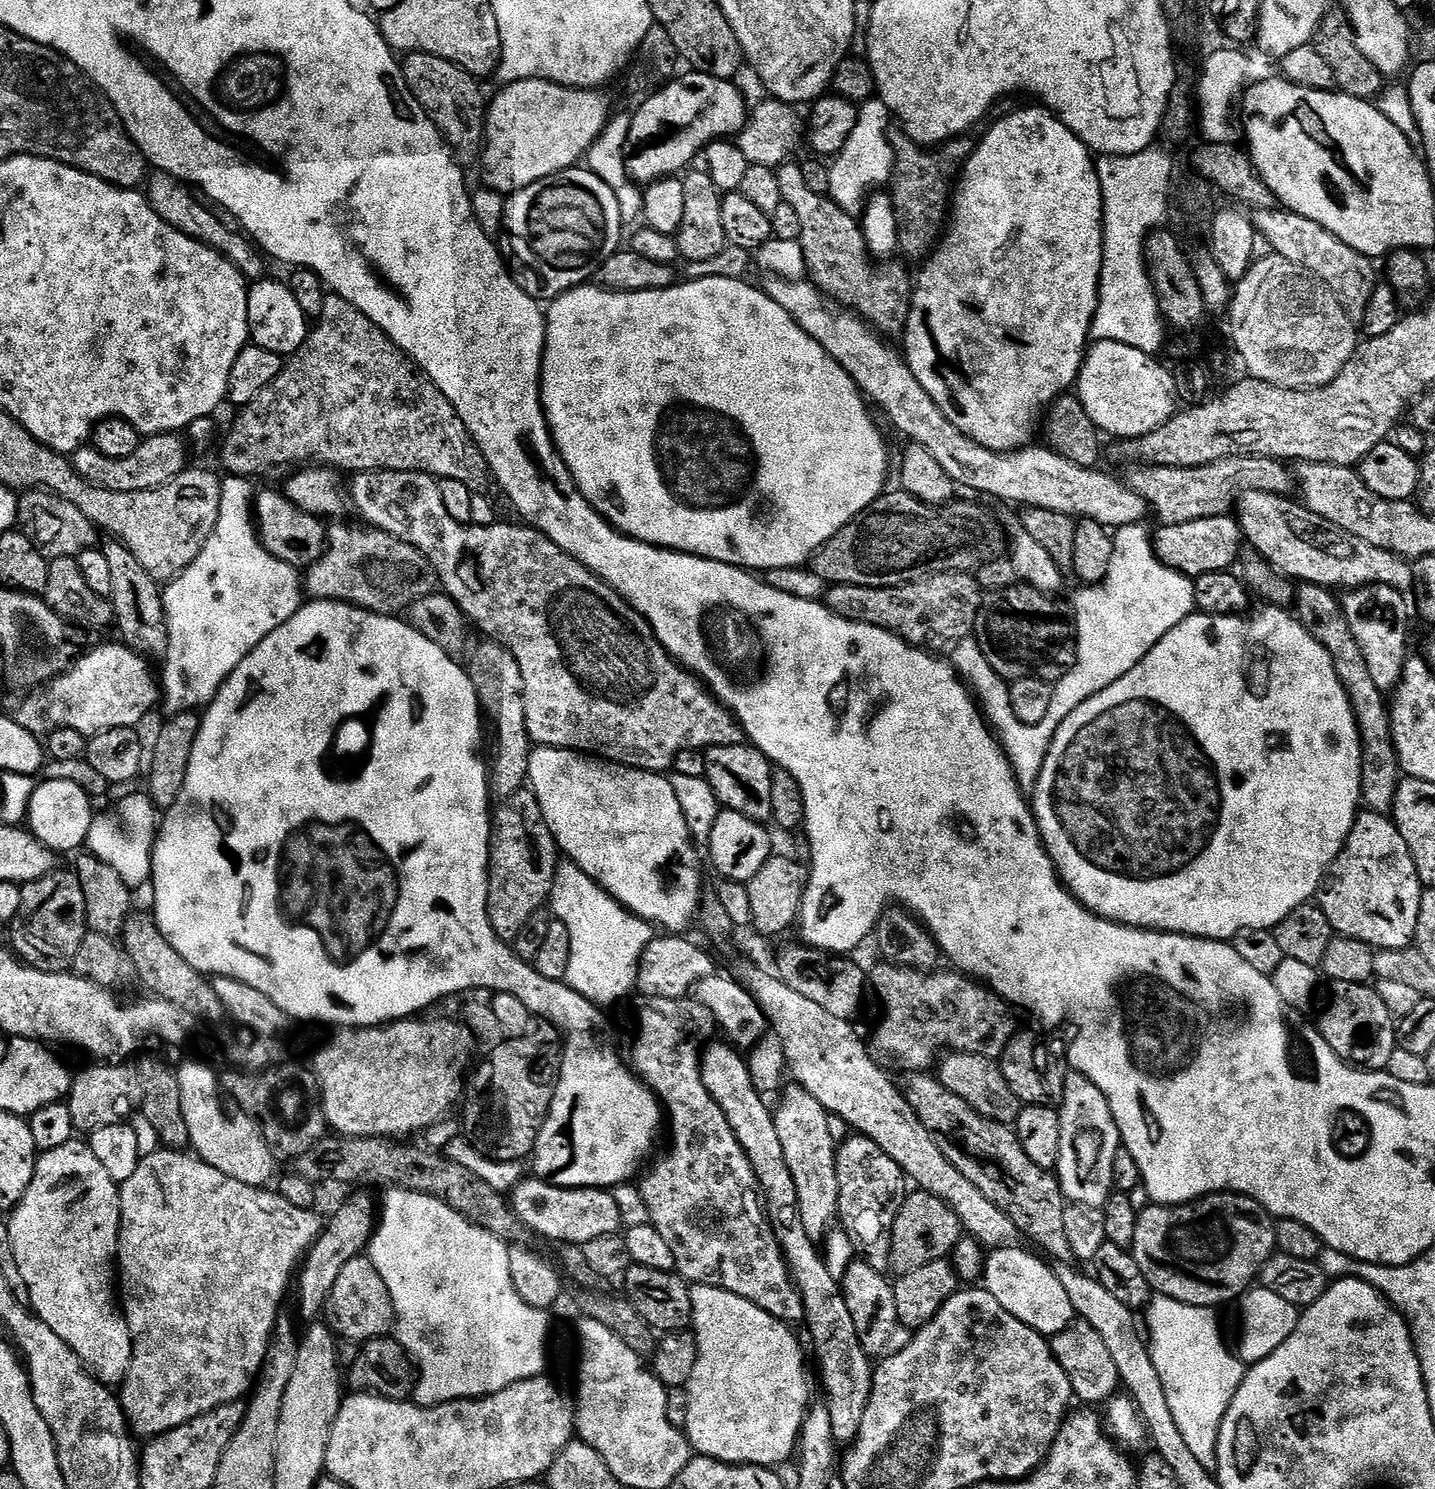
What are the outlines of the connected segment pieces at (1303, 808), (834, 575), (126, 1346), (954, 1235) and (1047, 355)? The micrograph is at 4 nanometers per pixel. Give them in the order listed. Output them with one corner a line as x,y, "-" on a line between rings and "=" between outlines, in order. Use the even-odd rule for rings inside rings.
1280,606
1260,607
1264,608
1258,609
1256,613
1253,611
1249,616
1244,614
1233,614
1231,616
1193,614
1188,616
1182,622
1178,622
1178,626
1174,626
1174,630
1167,632
1147,652
1142,658
1142,662
1138,662
1138,666
1134,666
1134,670
1122,674
1122,678
1118,678
1118,682
1106,686
1106,690
1094,694
1094,698
1086,698
1086,702
1082,702
1082,706
1078,706
1078,710
1074,710
1074,714
1070,714
1066,718
1066,722
1062,722
1062,726
1058,726
1050,750
1046,754
1042,774
1031,793
1030,807
1036,816
1036,825
1040,831
1040,837
1044,840
1044,848
1048,852
1048,857
1052,859
1052,865
1054,865
1056,873
1060,876
1061,884
1072,893
1072,897
1082,907
1089,908
1095,916
1100,916
1103,920
1113,920
1116,924
1126,924
1130,928
1146,928
1153,932
1176,932
1180,936
1197,936
1203,940
1228,942
1240,932
1246,930
1275,929
1276,925
1282,922
1282,918
1286,918
1298,906
1309,903
1319,893
1320,885
1323,884
1325,876
1329,875
1330,869
1335,865
1341,850
1344,849
1350,830
1354,826
1356,817
1362,808
1360,798
1362,746
1360,745
1360,735
1354,718
1354,710
1350,706
1350,698
1334,670
1334,662
1330,658
1330,654
1306,631
1295,615
1288,613
1287,616
1284,613
1287,611
-
1252,644
1260,644
1261,650
1268,652
1268,692
1252,692
1251,686
1244,684
1244,675
1252,668
=
903,490
885,491
866,510
862,510
834,538
830,538
818,551
813,552
810,567
814,574
818,574
825,582
825,585
849,584
850,586
870,586
871,588
897,588
903,584
913,584
919,580
926,580
930,576
937,576
943,572
970,572
975,573
976,569
982,567
986,562
1003,557
1006,552
1006,528
992,512
987,512
980,504
971,504
963,498
957,499
950,504
927,504
918,498
914,498
909,492
=
74,1138
58,1150
43,1153
37,1159
34,1178
16,1207
7,1217
8,1233
22,1278
28,1291
27,1303
31,1311
78,1358
102,1384
123,1385
132,1361
132,1335
123,1311
118,1307
114,1291
114,1277
118,1272
117,1256
120,1247
120,1185
110,1178
110,1173
98,1162
91,1143
=
909,1191
892,1226
891,1271
896,1272
897,1277
902,1277
910,1274
910,1270
918,1270
918,1266
926,1266
926,1262
951,1257
961,1238
958,1214
954,1214
954,1210
946,1206
942,1198
934,1198
934,1194
929,1192
=
1043,106
1035,107
1020,108
1002,117
981,138
980,144
978,140
973,147
972,156
964,163
954,188
954,199
950,204
950,227
939,247
923,261
924,269
920,276
918,272
912,294
912,309
902,333
902,351
908,365
914,370
914,378
922,382
922,390
934,398
942,414
946,414
946,418
950,418
950,422
958,426
962,434
995,452
1014,452
1018,448
1029,447
1035,441
1032,439
1036,431
1039,428
1041,431
1042,421
1052,403
1077,383
1085,353
1090,347
1092,319
1096,316
1100,297
1100,271
1104,257
1104,199
1100,175
1096,172
1096,160
1083,139
1071,132
1055,112

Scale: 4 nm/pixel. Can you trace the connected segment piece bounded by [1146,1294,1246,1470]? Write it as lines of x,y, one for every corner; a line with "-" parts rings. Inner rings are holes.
1156,1294
1148,1302
1146,1315
1148,1349
1152,1351
1158,1378
1162,1378
1170,1414
1174,1414
1174,1422
1178,1422
1178,1430
1194,1458
1198,1458
1204,1468
1215,1469
1222,1418
1244,1380
1246,1365
1231,1347
1228,1349
1224,1345
1224,1336
1216,1321
1217,1313
1213,1309
1190,1306

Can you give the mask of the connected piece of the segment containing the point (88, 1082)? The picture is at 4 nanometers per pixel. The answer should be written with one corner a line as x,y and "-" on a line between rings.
96,1062
93,1065
93,1068
75,1073
72,1088
66,1097
70,1118
80,1134
91,1134
102,1126
125,1123
139,1109
142,1098
142,1086
139,1085
135,1067
127,1068
124,1062

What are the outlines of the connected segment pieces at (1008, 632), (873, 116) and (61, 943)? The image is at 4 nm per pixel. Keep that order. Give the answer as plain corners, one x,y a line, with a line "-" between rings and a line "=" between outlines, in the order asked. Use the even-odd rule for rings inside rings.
1026,583
989,592
980,601
974,639
986,662
1009,682
1035,678
1061,680
1076,665
1076,633
1073,613
1055,595
1048,595
=
873,98
859,105
858,122
854,124
854,131
850,134
850,142
846,142
844,149
830,164
830,195
833,200
842,202
846,211
859,213
866,197
873,191
871,188
875,184
887,185
891,181
892,167
896,161
892,136
888,132
891,124
894,124
894,117
880,99
=
57,870
38,878
34,882
23,885
22,906
18,914
12,920
10,931
12,931
12,944
15,955
32,968
43,972
67,972
73,967
75,955
83,942
88,931
88,919
86,918
86,900
82,898
82,886
76,881
75,871

